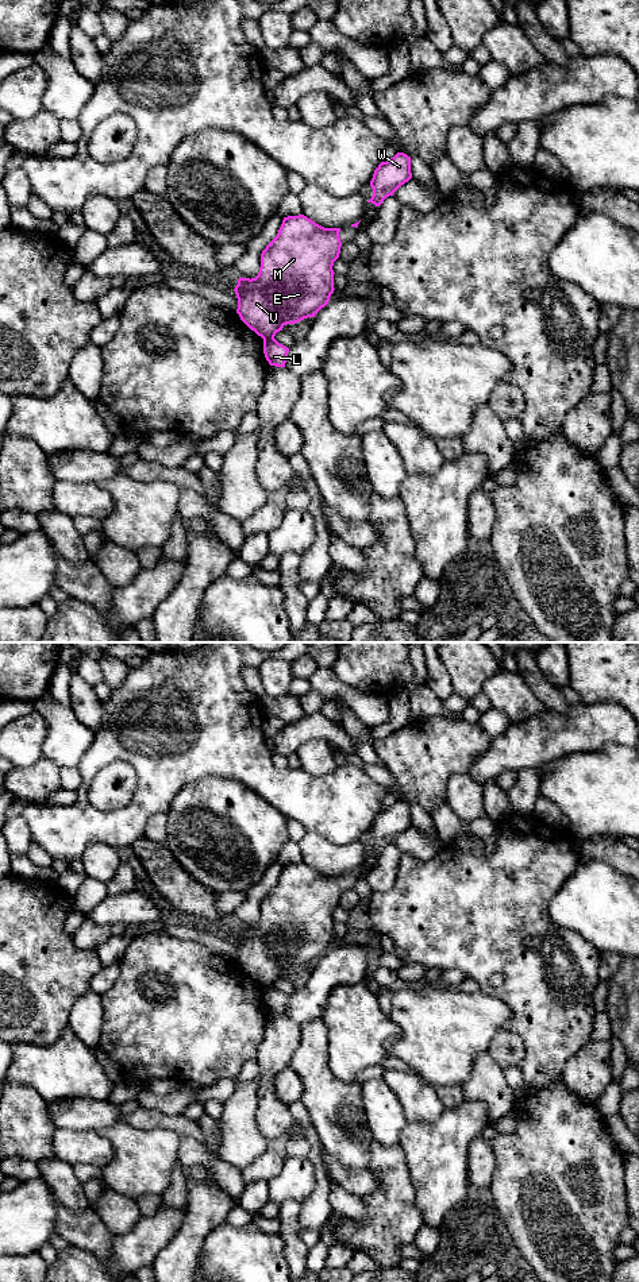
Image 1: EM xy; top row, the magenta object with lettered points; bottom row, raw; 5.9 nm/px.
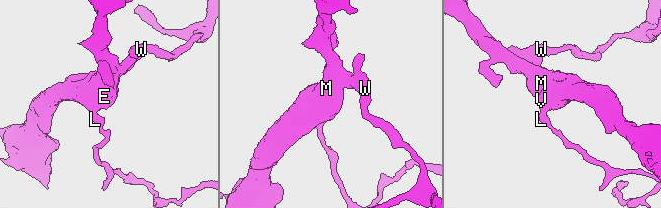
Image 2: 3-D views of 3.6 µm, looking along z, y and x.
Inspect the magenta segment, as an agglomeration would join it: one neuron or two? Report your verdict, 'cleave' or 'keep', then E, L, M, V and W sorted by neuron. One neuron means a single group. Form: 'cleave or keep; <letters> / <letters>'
cleave; E M V W / L

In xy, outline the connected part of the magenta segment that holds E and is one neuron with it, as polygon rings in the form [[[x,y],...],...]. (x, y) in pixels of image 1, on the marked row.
[[[304,215],[284,217],[277,236],[261,254],[255,278],[240,278],[234,291],[240,320],[263,340],[274,337],[286,324],[315,317],[334,293],[334,262],[339,258],[340,228],[324,228]]]

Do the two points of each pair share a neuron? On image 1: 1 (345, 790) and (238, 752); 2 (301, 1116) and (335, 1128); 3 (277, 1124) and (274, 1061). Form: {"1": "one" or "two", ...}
{"1": "one", "2": "two", "3": "one"}

